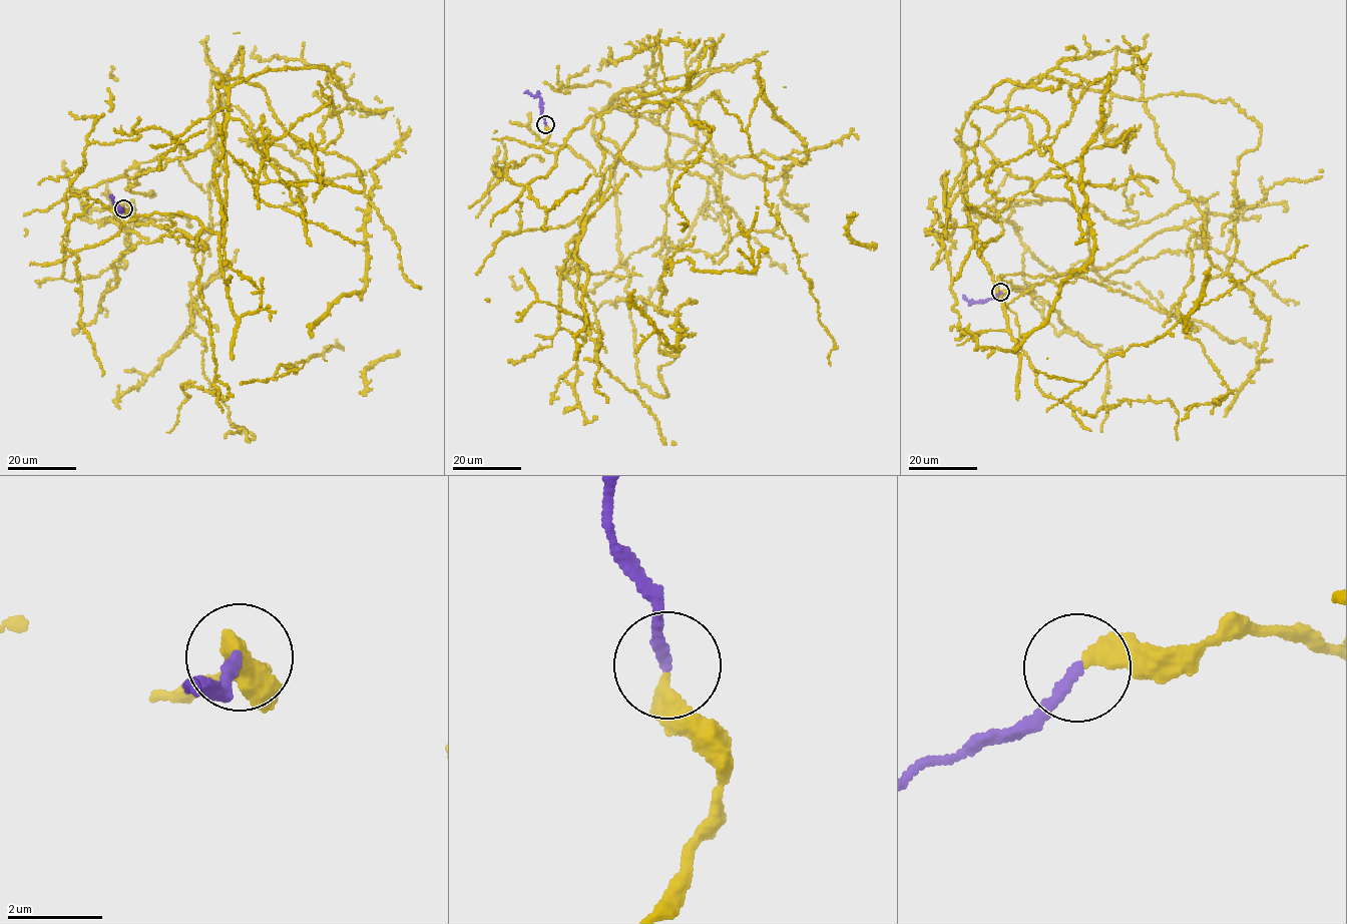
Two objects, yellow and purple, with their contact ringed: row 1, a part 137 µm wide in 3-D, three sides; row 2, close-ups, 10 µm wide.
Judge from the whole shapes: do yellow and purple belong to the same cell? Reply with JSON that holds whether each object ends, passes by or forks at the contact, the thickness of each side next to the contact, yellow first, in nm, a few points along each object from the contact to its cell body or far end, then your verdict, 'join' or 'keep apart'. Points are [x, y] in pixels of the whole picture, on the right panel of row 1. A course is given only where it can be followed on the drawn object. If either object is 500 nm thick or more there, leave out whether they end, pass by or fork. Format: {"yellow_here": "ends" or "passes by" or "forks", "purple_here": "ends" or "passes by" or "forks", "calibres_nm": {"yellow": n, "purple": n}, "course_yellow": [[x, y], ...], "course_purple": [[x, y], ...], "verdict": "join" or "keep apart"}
{"yellow_here": "ends", "purple_here": "ends", "calibres_nm": {"yellow": 380, "purple": 240}, "course_yellow": [[1001, 292], [964, 150], [1035, 77], [1145, 99], [1232, 391], [1177, 421]], "course_purple": [[1000, 292], [991, 299], [975, 302], [963, 295]], "verdict": "join"}

